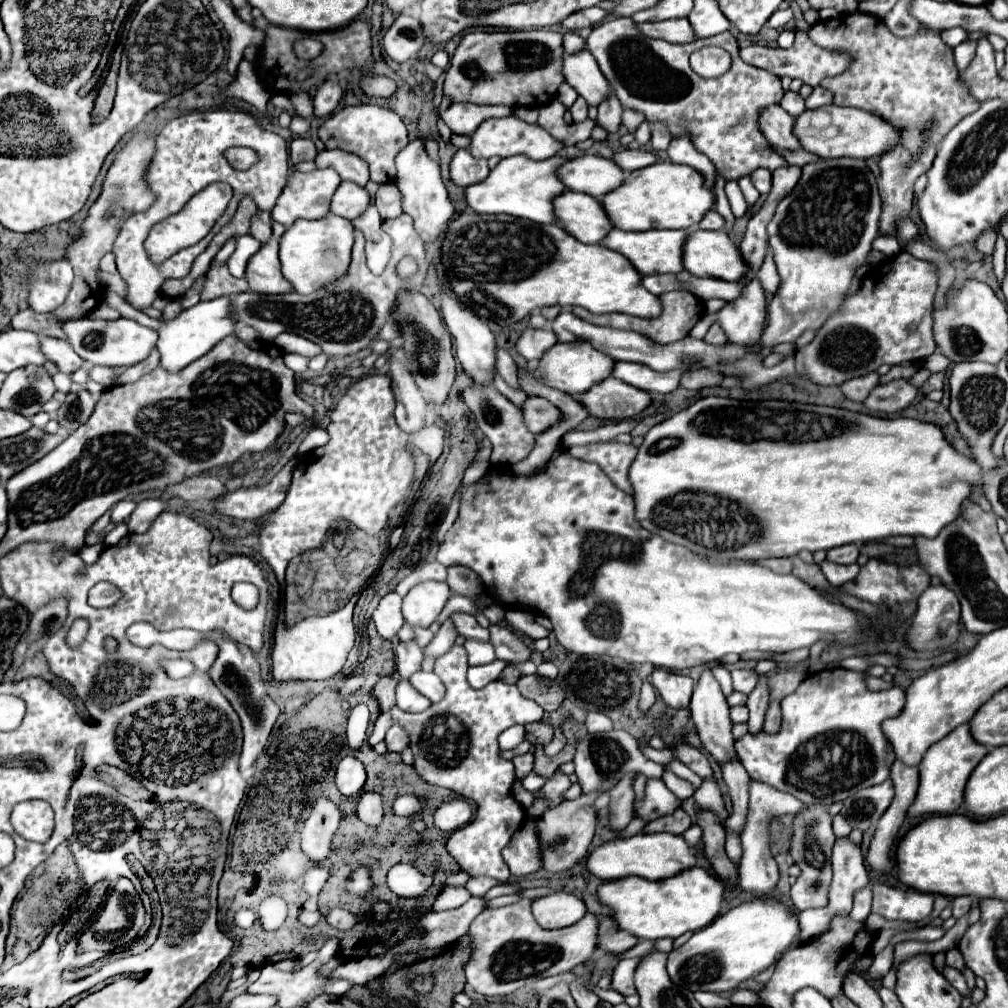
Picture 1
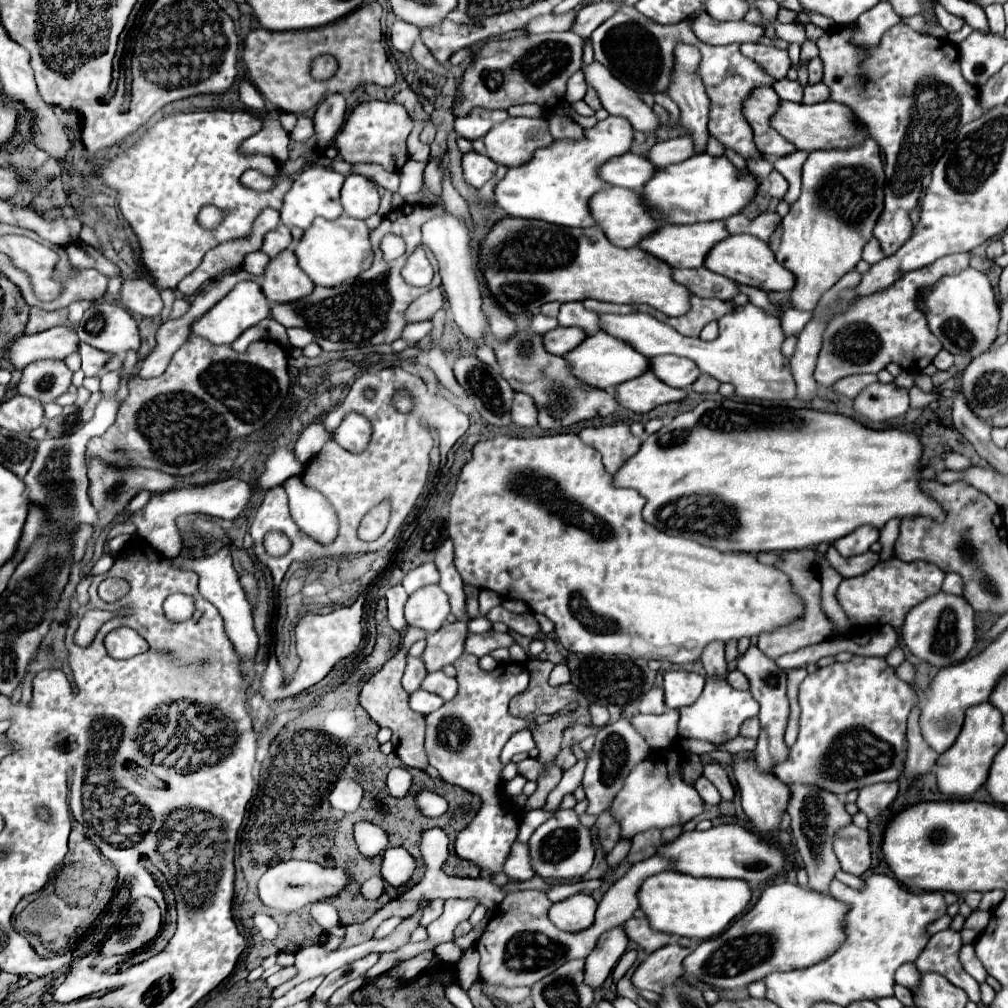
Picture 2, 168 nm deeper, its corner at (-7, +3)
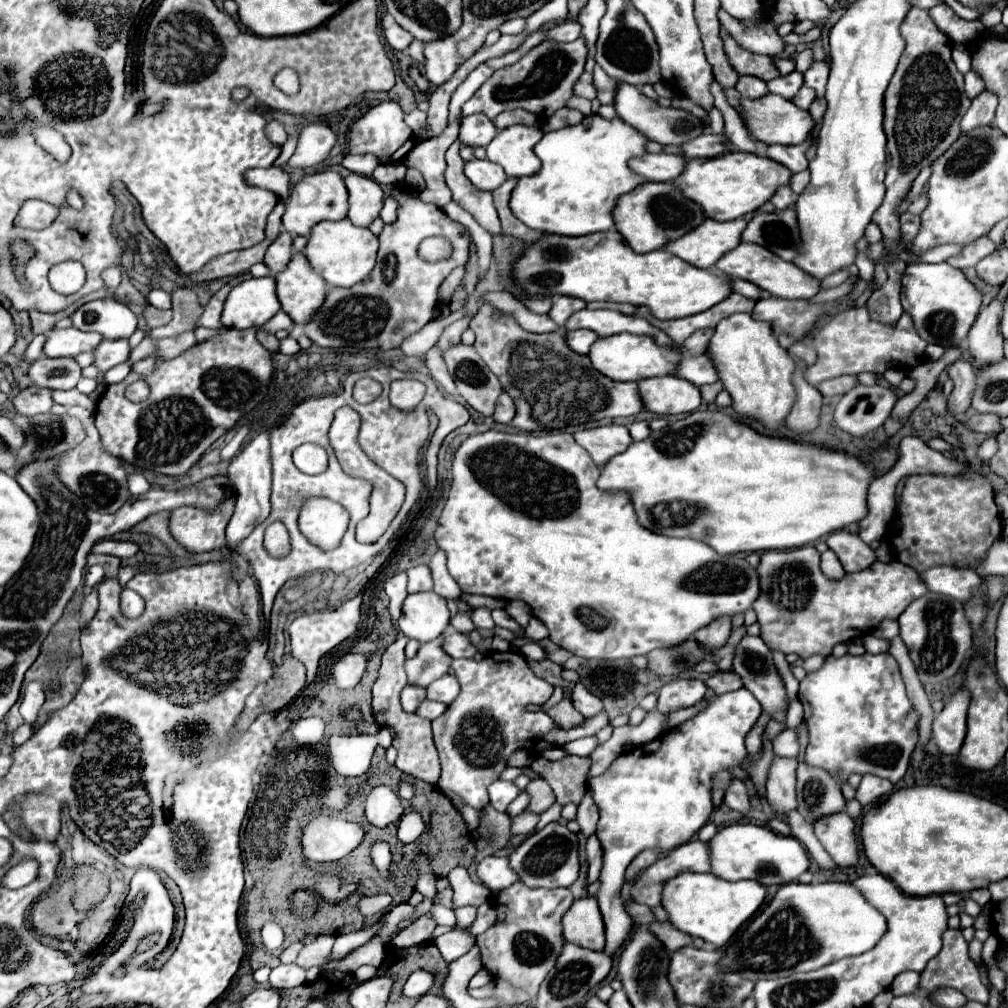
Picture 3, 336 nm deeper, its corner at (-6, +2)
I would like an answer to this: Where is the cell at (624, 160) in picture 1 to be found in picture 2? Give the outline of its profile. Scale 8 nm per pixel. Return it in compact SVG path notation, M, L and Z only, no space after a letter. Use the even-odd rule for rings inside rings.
M669 139L669 141L661 141L655 143L651 147L651 151L647 153L647 159L655 165L655 167L665 167L665 165L673 165L673 163L681 163L685 161L685 157L693 155L693 145L689 143L689 139Z

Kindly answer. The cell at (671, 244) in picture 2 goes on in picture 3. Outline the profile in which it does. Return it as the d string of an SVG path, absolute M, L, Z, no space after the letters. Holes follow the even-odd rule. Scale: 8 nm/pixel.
M744 218L730 222L706 220L700 228L694 228L680 240L668 242L664 248L696 268L712 268L726 252L734 250L740 244L740 234L744 228Z

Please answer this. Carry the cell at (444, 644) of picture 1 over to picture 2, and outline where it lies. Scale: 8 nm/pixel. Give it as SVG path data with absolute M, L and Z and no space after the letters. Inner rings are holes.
M465 621L445 623L439 631L429 635L427 647L423 653L427 671L437 671L443 665L453 663L463 653L467 635L468 629Z

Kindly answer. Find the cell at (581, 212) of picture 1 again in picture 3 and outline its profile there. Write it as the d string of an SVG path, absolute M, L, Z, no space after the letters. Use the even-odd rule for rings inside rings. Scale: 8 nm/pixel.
M644 182L644 184L640 184L636 190L632 190L630 194L624 194L618 200L616 212L612 212L612 214L616 220L618 232L628 240L630 248L638 254L660 250L668 244L668 240L676 240L676 238L684 236L686 232L698 228L706 220L704 210L696 202L686 198L674 182Z

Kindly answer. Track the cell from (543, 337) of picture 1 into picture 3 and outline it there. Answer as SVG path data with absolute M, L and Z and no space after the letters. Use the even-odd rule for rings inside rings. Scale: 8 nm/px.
M572 330L572 332L566 332L568 346L574 352L580 352L580 354L588 354L590 352L590 346L596 340L598 340L598 334L592 332L592 330Z

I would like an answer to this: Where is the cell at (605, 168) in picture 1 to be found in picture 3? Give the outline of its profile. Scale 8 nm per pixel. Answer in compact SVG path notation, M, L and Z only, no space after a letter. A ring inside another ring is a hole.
M644 154L640 158L632 158L630 166L634 172L644 176L646 180L674 180L686 168L686 158L680 154Z

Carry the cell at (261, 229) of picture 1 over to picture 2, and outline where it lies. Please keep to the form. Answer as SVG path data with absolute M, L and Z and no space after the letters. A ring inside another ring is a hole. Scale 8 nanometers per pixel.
M279 223L277 229L273 229L273 231L269 231L269 233L265 235L261 251L265 251L269 257L273 257L273 255L277 255L279 251L287 249L291 243L293 243L293 237L291 237L289 229L287 229L283 223Z

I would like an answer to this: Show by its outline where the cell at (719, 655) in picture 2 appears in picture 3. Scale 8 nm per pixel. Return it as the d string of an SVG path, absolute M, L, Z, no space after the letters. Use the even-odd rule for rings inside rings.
M720 616L714 622L710 622L706 628L696 630L694 638L706 648L706 650L718 650L726 644L732 630L732 622L728 616Z

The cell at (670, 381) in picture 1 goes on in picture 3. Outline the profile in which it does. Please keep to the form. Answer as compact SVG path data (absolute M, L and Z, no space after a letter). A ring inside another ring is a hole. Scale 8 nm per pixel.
M706 354L684 356L682 362L680 362L680 368L676 370L676 376L684 378L684 380L696 384L696 386L704 386L704 384L712 384L712 382L720 380L714 362Z

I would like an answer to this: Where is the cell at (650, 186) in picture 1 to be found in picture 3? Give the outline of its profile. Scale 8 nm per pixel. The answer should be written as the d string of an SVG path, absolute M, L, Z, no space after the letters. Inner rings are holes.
M726 152L718 158L692 158L676 184L684 188L690 200L696 200L708 218L726 222L746 216L766 204L780 186L790 184L792 172L784 164L776 164L768 156L748 154L748 152Z

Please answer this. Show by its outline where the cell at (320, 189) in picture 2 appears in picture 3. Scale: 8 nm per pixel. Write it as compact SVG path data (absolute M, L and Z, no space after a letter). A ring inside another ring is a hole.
M316 172L312 176L304 176L304 180L295 184L290 198L286 200L286 212L282 216L284 228L290 234L310 236L314 224L322 220L342 220L348 214L348 190L344 180L336 172Z

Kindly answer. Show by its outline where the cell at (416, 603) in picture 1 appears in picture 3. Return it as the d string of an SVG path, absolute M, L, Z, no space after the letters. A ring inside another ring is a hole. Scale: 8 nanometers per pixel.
M420 592L406 596L398 626L404 636L420 640L424 644L438 638L446 630L448 620L450 610L446 606L446 600L434 592Z

